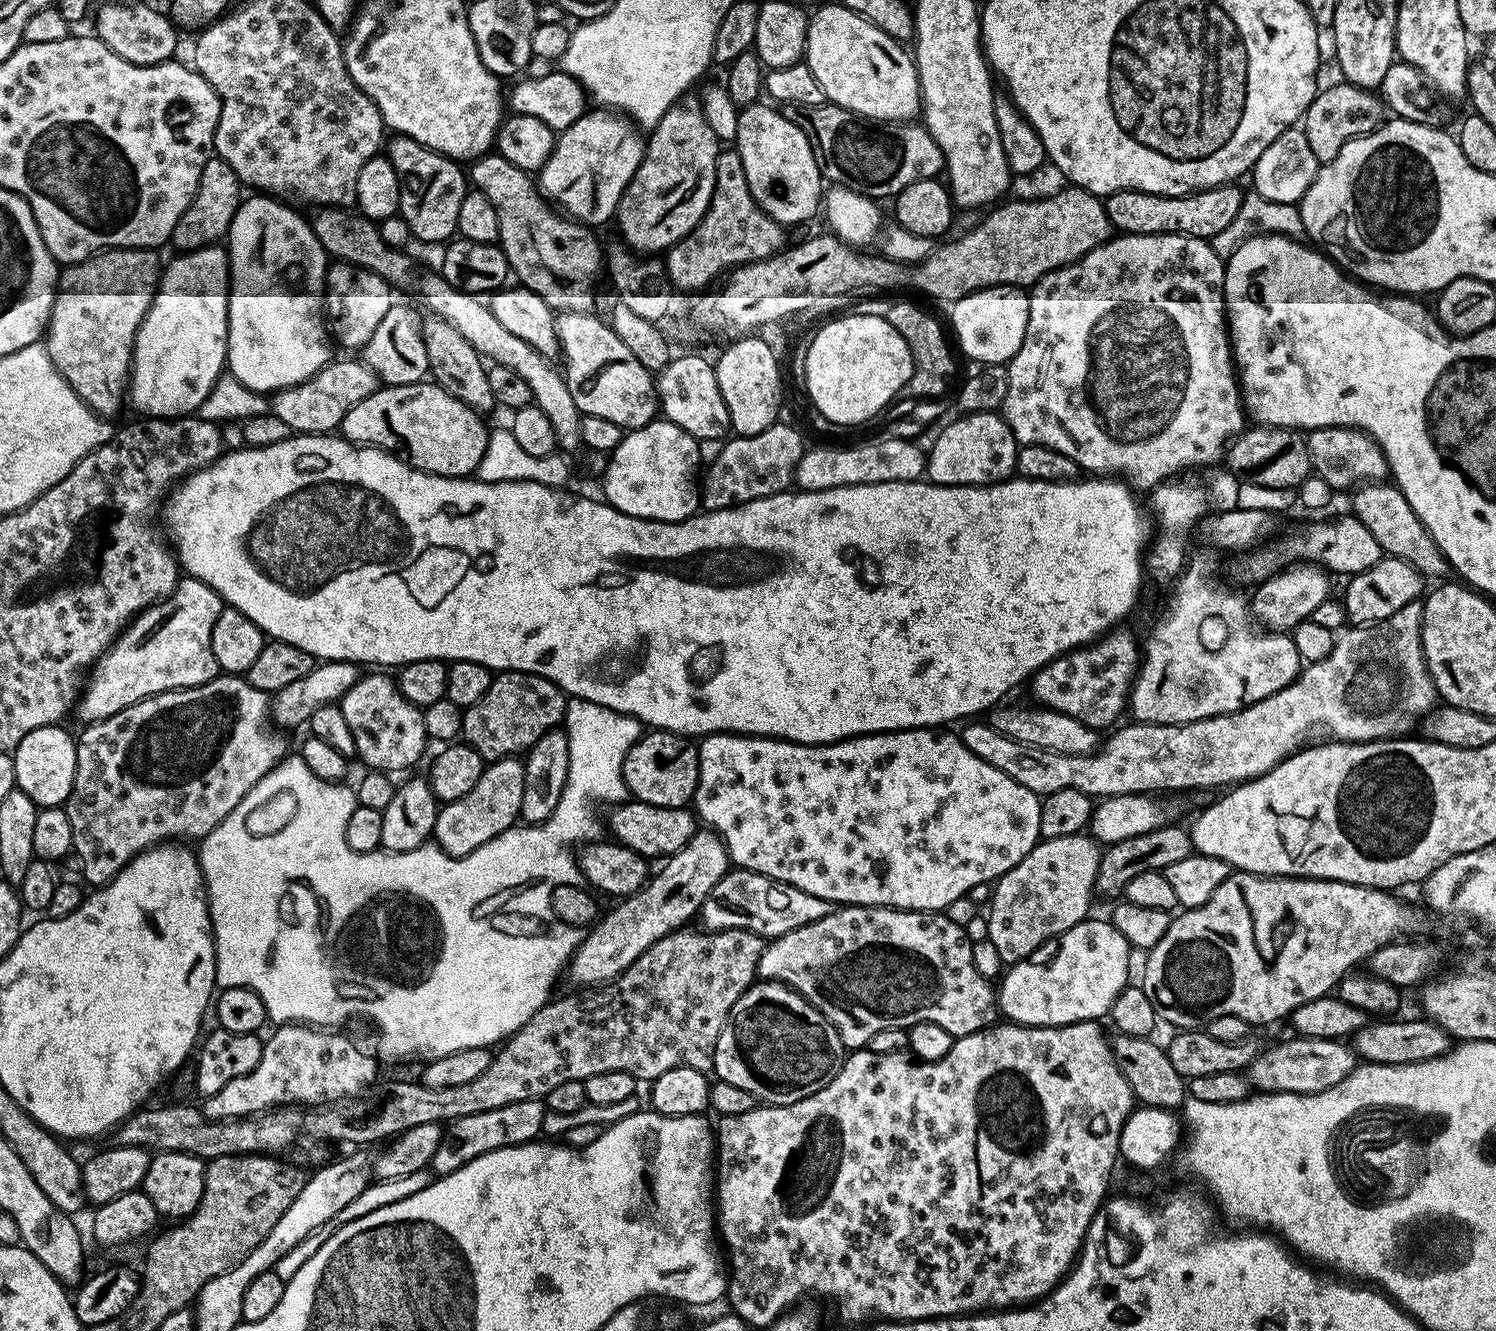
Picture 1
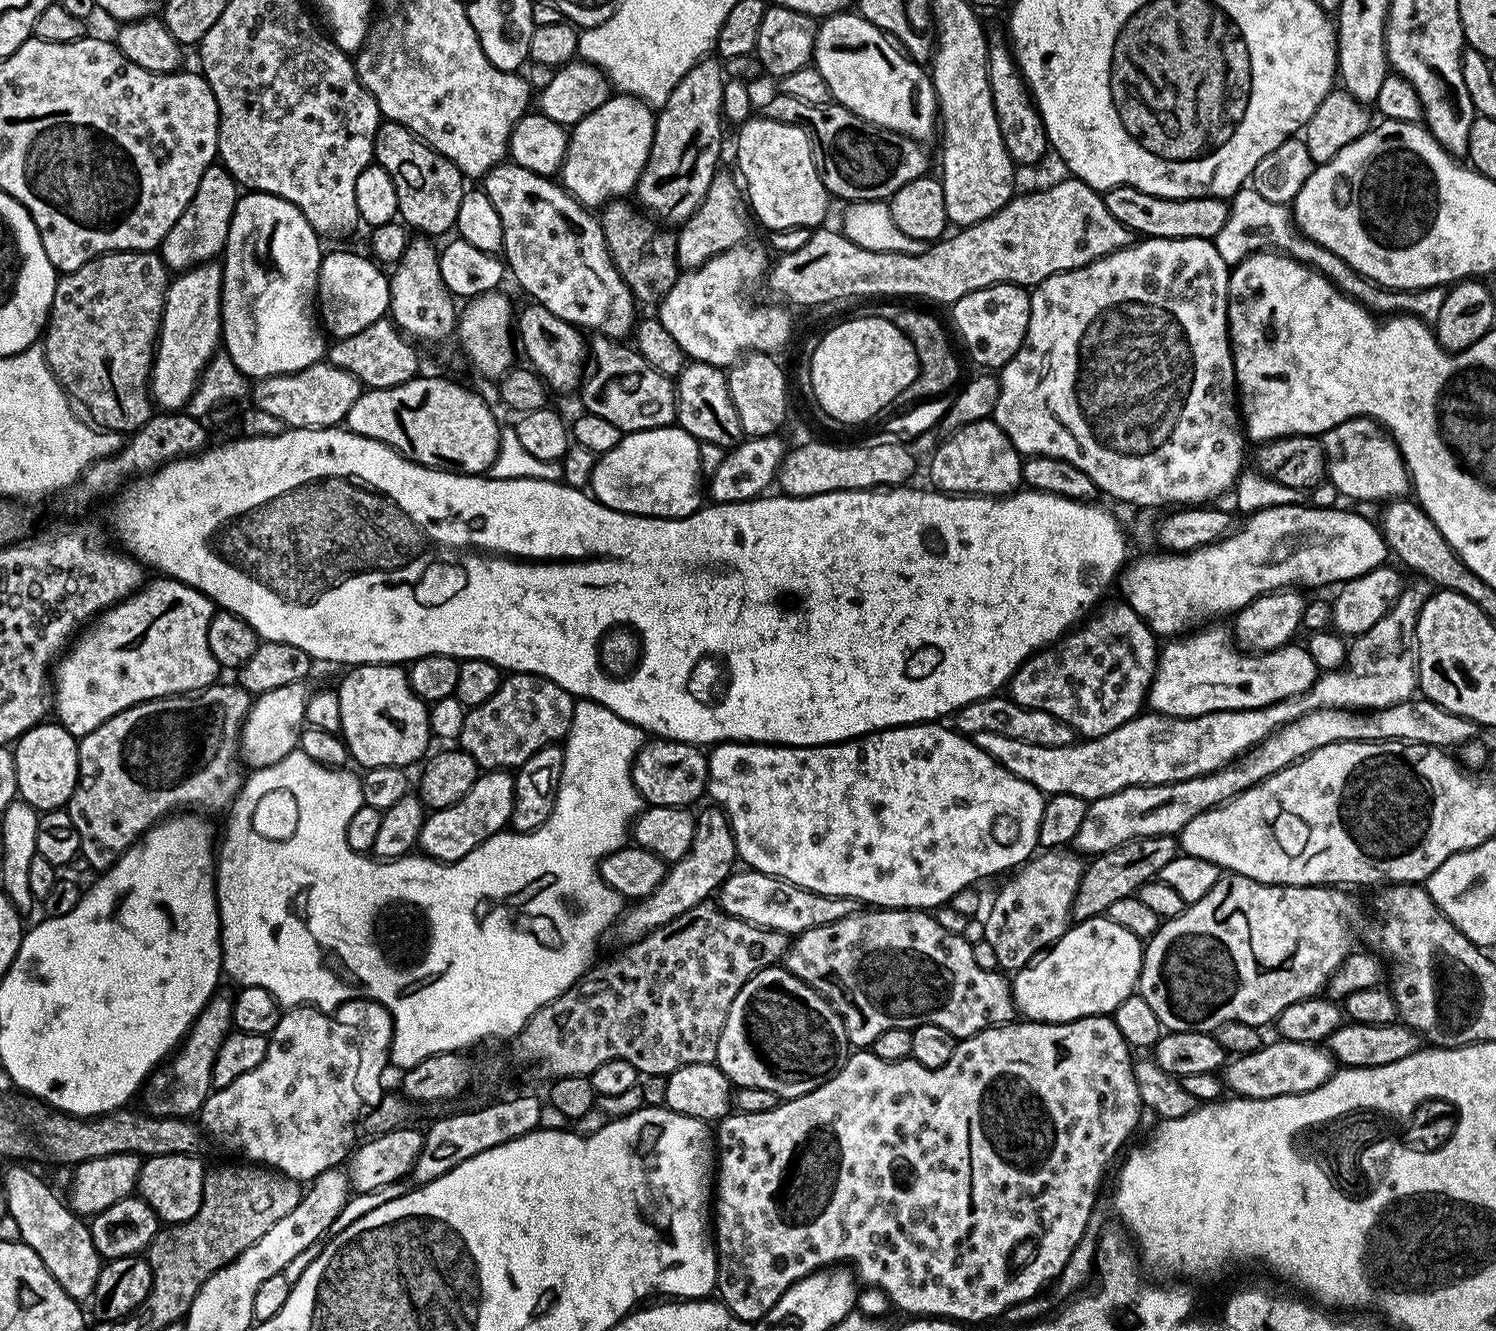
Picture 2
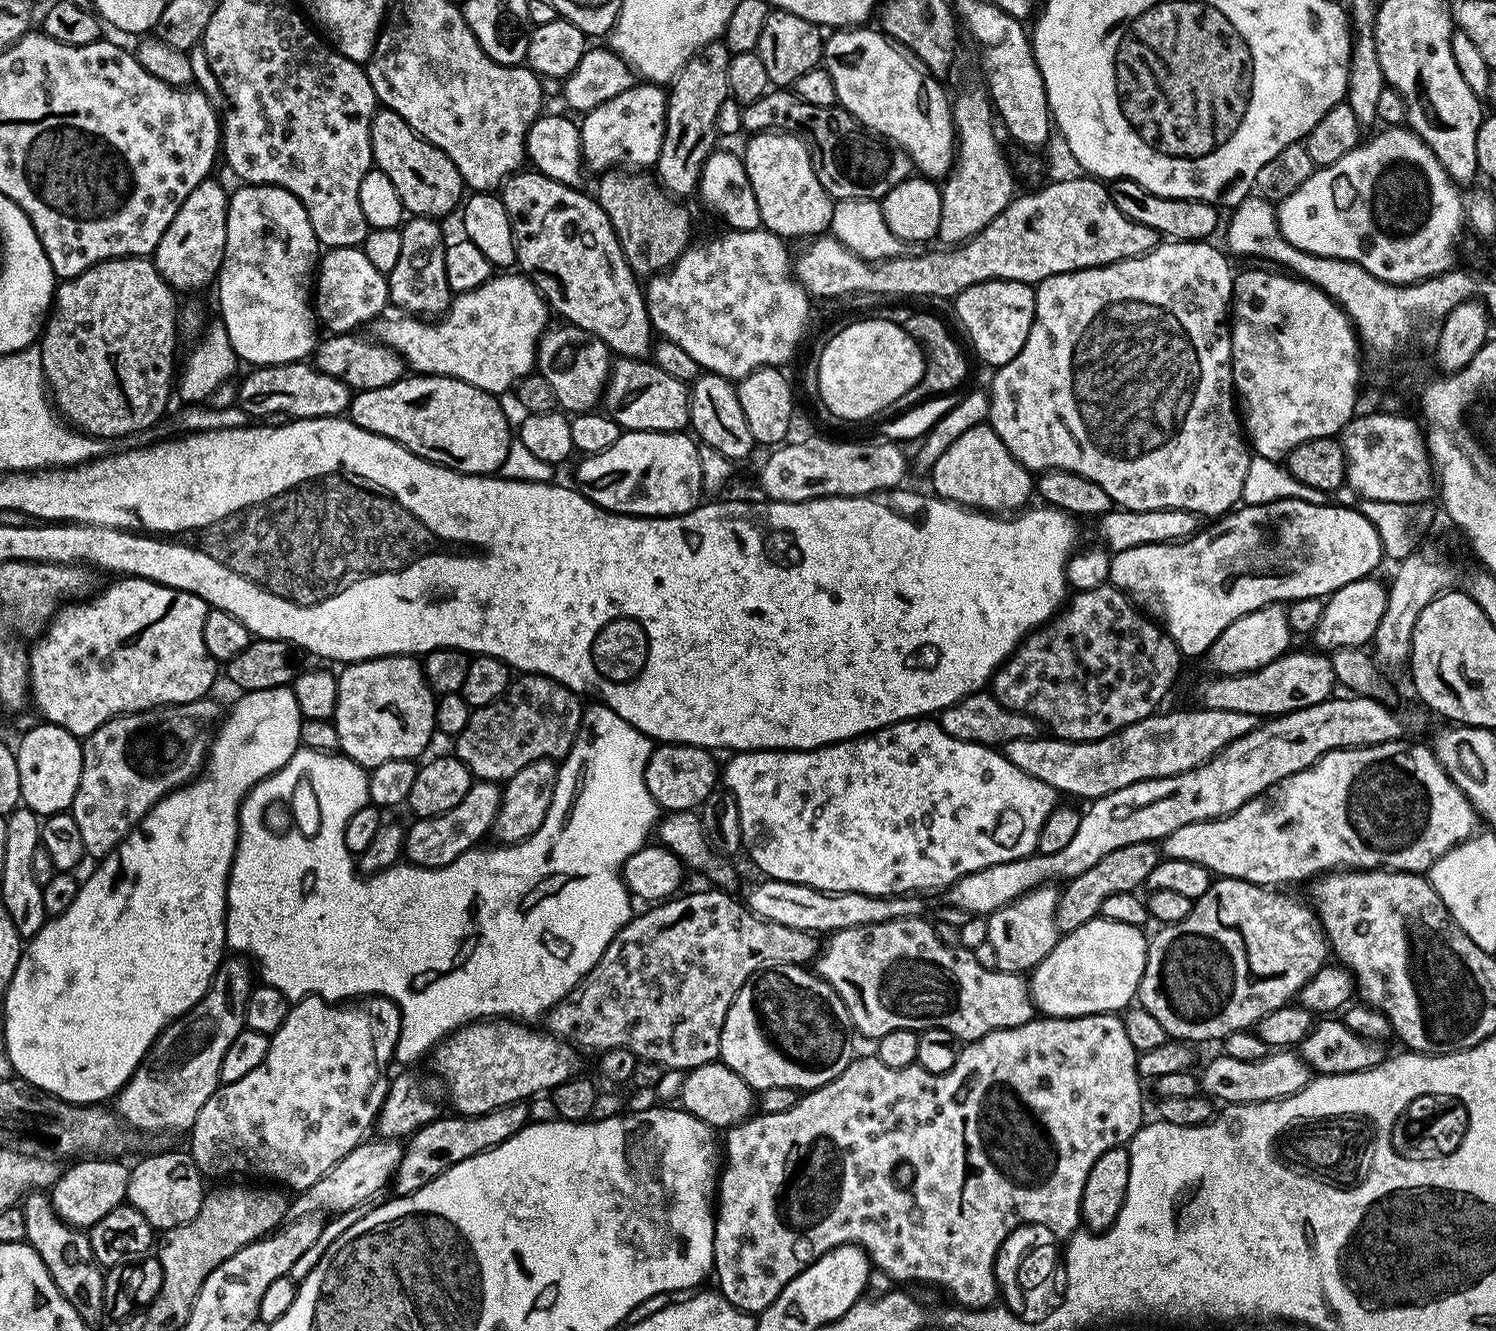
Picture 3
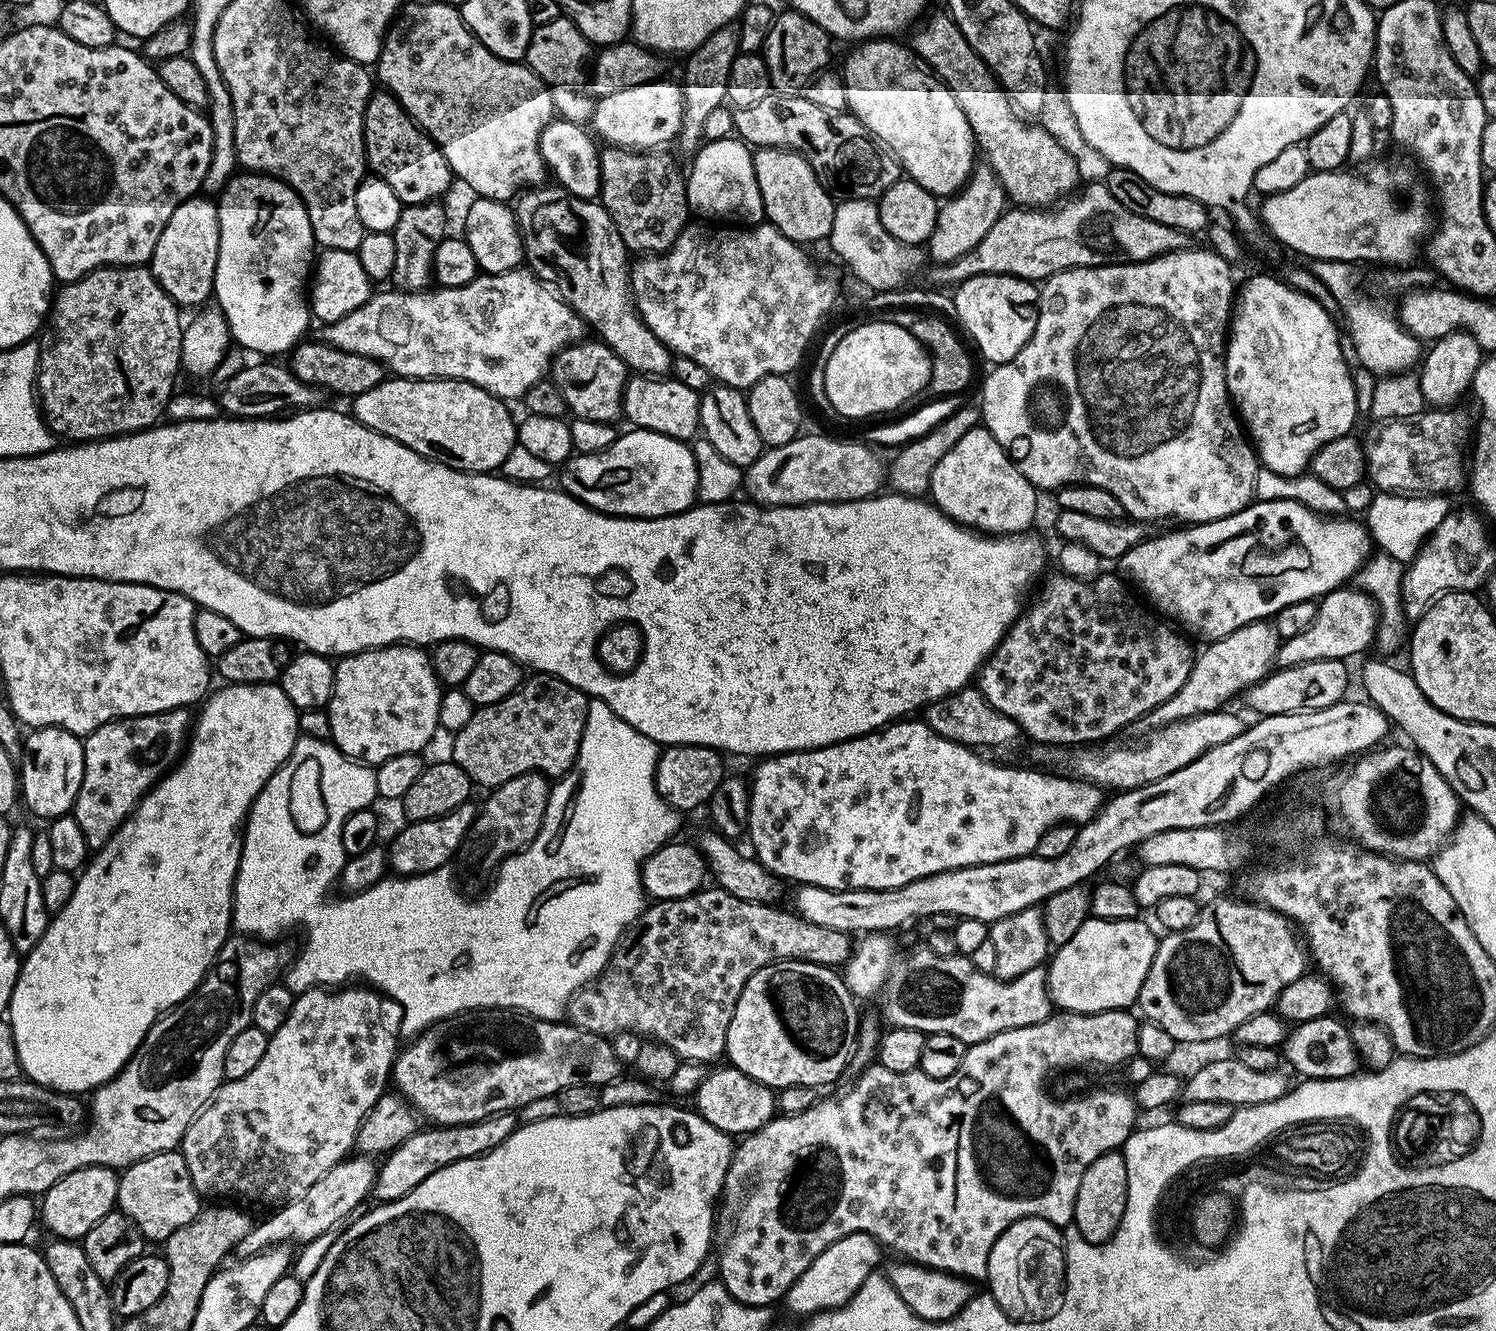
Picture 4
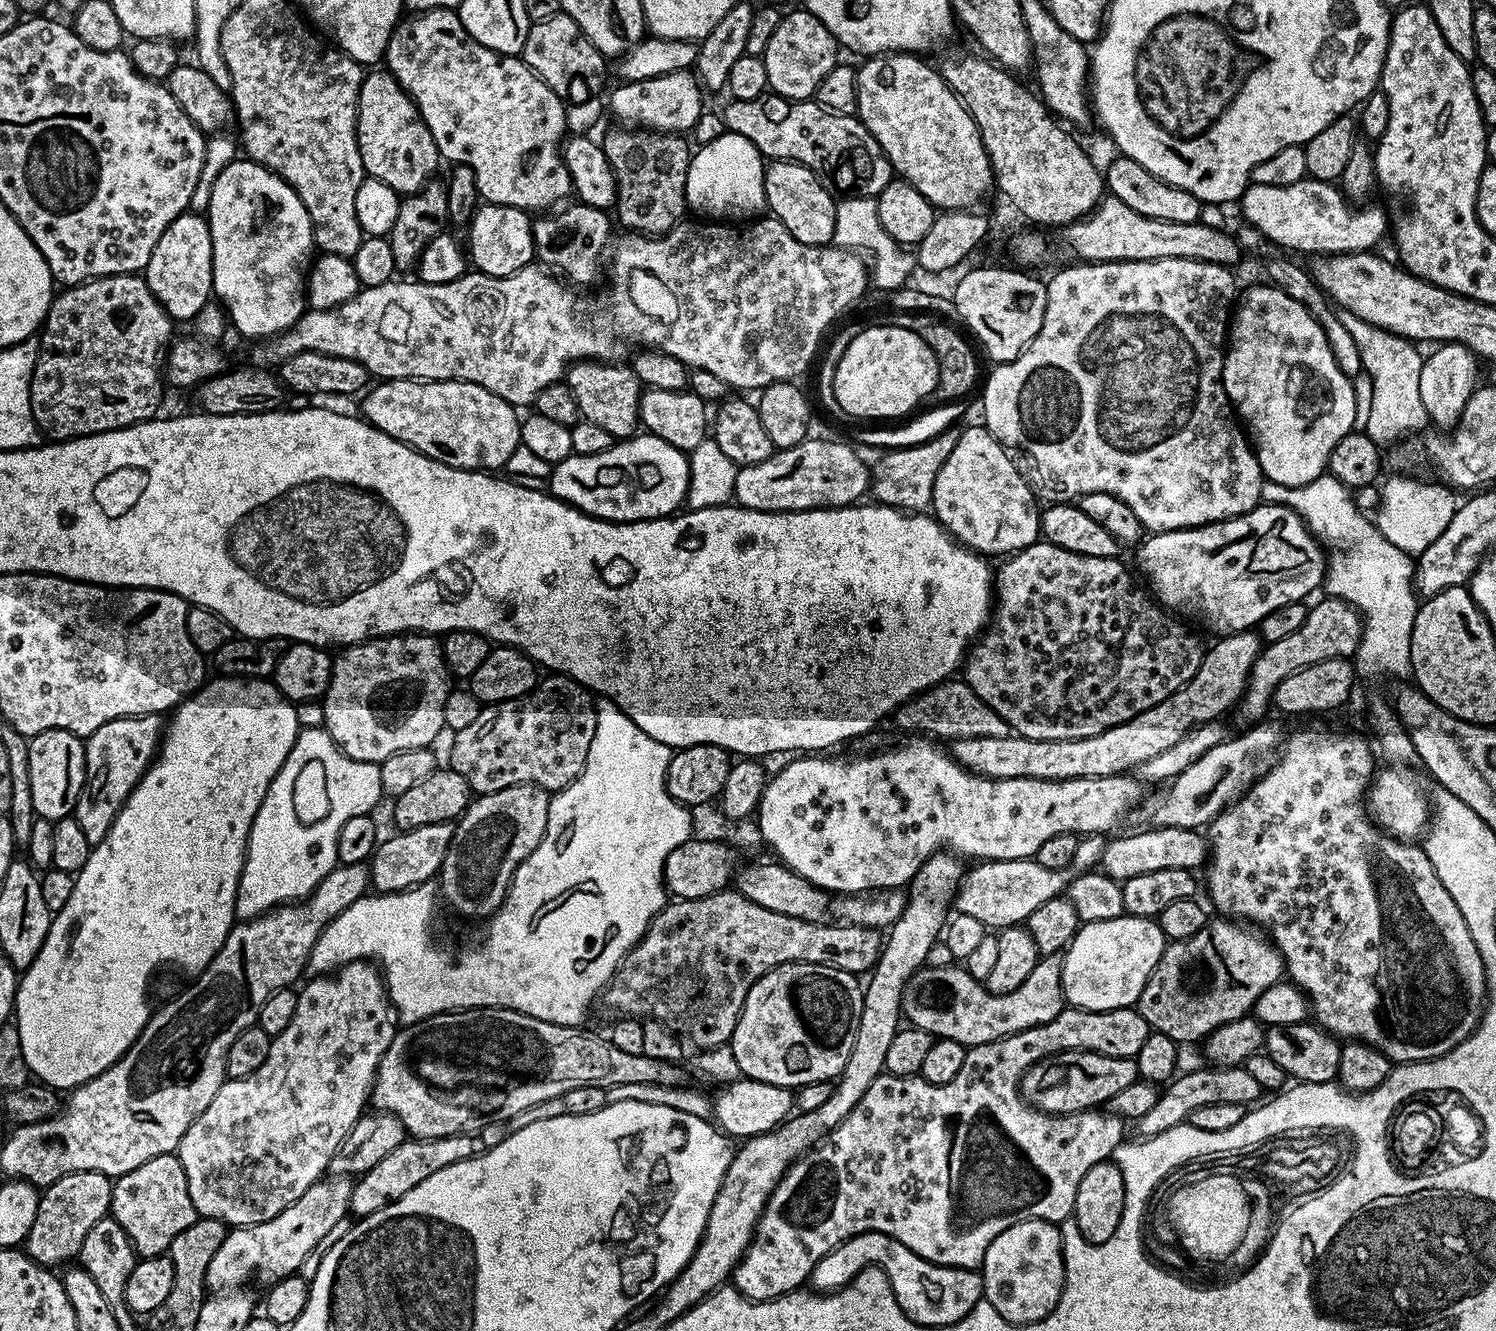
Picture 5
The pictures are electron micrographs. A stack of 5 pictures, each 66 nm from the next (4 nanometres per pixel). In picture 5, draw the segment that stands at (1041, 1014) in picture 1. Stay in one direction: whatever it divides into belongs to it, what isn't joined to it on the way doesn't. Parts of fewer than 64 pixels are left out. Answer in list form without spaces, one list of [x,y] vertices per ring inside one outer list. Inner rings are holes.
[[[1123,915],[1118,918],[1110,918],[1106,922],[1090,922],[1089,924],[1081,923],[1076,930],[1076,935],[1072,937],[1071,944],[1068,945],[1063,953],[1062,959],[1064,965],[1060,971],[1060,984],[1064,987],[1064,999],[1073,1008],[1085,1008],[1091,1012],[1105,1012],[1106,1010],[1114,1010],[1115,1008],[1131,1008],[1137,1003],[1142,994],[1142,990],[1146,986],[1146,982],[1152,976],[1152,971],[1158,966],[1158,962],[1162,958],[1166,947],[1166,937],[1160,929],[1159,923],[1155,919],[1146,916],[1130,916]]]

